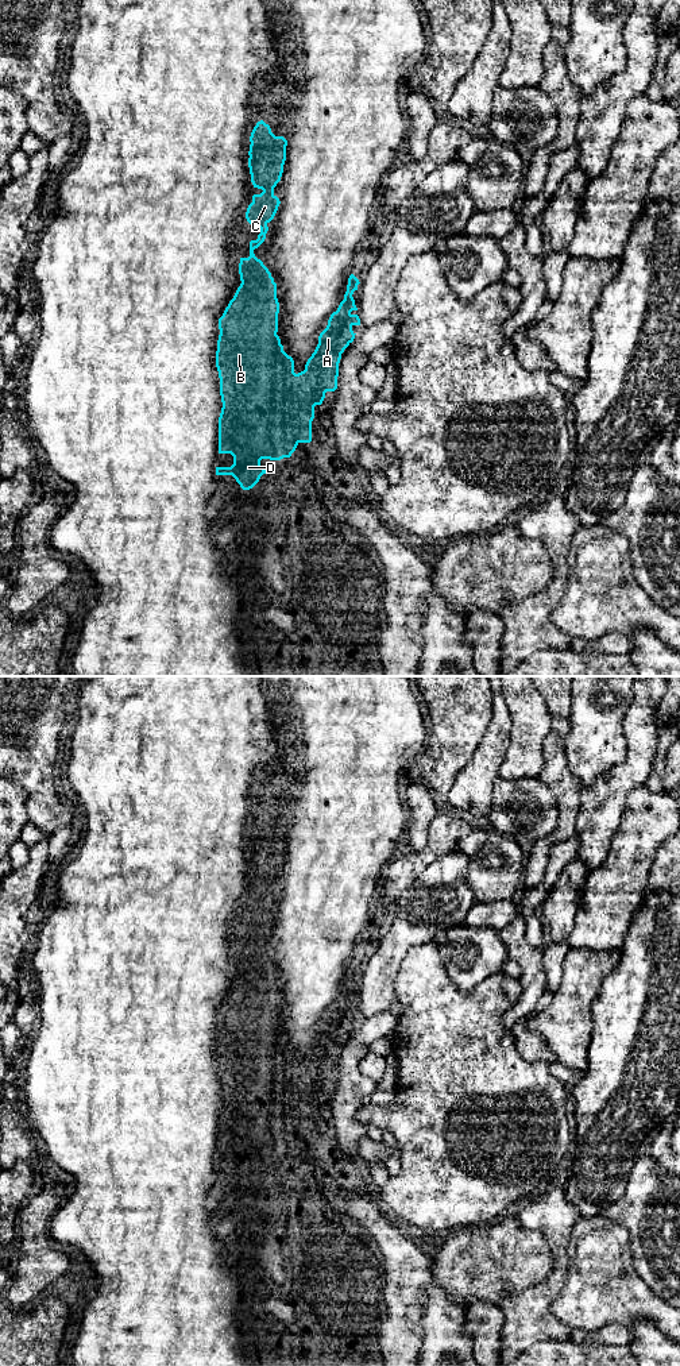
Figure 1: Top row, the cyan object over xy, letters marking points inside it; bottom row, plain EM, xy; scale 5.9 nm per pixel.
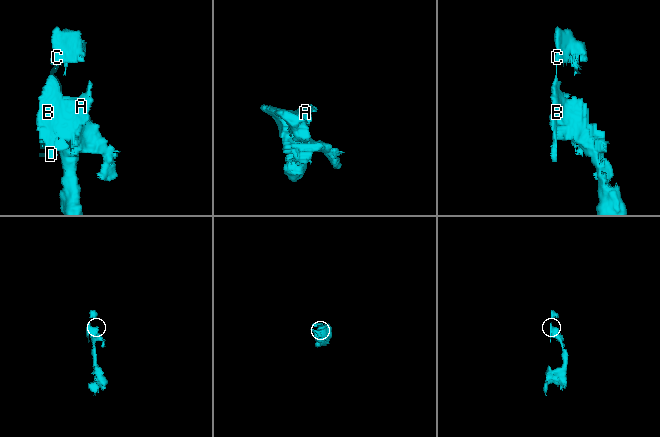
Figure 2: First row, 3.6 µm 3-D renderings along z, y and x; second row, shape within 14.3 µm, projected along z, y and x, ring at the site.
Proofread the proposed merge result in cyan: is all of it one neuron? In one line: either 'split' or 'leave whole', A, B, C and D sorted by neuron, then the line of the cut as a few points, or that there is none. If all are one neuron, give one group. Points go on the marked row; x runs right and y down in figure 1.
leave whole | A B C D | no cut

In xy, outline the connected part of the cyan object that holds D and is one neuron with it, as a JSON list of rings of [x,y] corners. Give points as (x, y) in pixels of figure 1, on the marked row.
[[[258,121],[250,136],[248,167],[254,188],[262,189],[252,196],[246,219],[258,225],[260,234],[250,242],[250,256],[240,258],[240,286],[219,319],[219,340],[216,367],[220,378],[221,413],[219,417],[219,454],[231,454],[231,467],[216,467],[216,475],[232,475],[243,490],[252,489],[266,474],[262,459],[281,460],[290,458],[300,443],[312,441],[312,421],[314,406],[321,405],[327,391],[337,389],[339,363],[344,350],[353,342],[353,325],[360,325],[353,292],[359,279],[351,274],[344,300],[328,320],[327,328],[318,336],[318,344],[308,359],[305,370],[295,374],[294,360],[283,351],[278,332],[279,302],[277,283],[268,269],[258,259],[254,250],[266,239],[267,224],[274,219],[279,198],[274,188],[281,181],[286,161],[287,140],[275,136],[268,124]]]

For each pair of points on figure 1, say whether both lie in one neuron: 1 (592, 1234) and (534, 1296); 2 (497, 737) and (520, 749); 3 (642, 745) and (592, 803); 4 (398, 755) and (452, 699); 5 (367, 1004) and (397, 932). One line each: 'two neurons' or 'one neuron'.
1: two neurons
2: two neurons
3: one neuron
4: two neurons
5: one neuron

